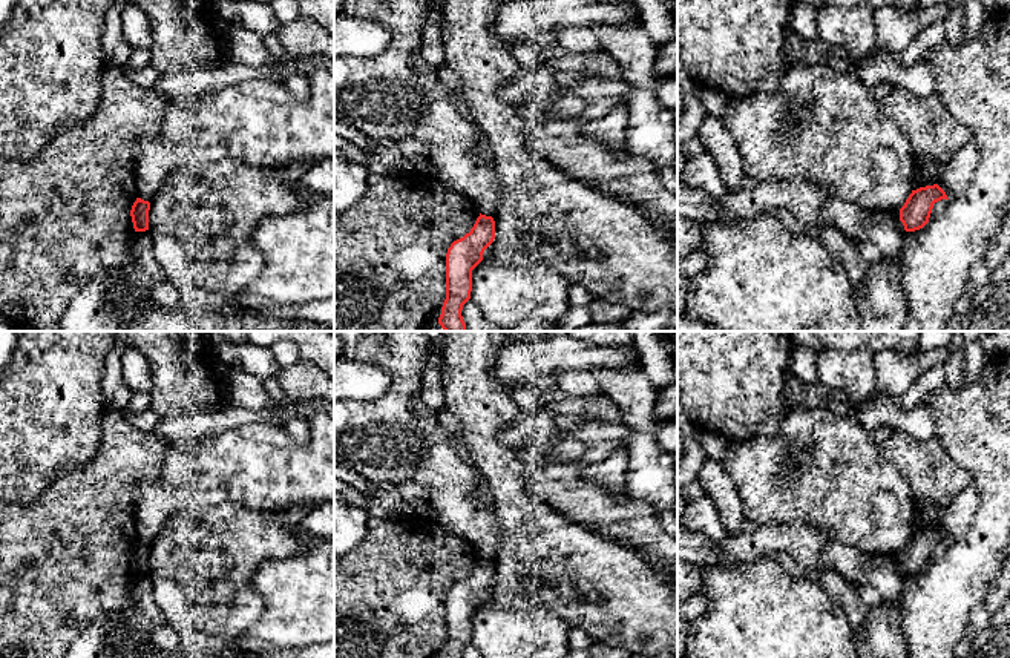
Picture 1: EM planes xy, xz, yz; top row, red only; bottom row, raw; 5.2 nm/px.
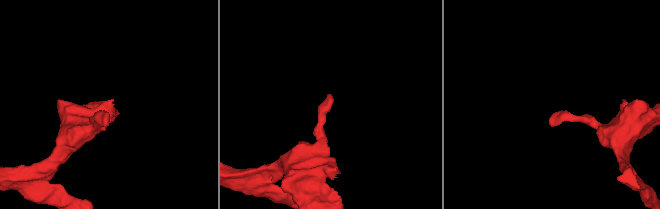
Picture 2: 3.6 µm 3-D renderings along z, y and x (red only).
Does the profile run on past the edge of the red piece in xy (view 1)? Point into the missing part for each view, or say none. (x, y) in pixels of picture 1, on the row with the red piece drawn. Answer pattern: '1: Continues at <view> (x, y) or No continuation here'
1: No continuation here

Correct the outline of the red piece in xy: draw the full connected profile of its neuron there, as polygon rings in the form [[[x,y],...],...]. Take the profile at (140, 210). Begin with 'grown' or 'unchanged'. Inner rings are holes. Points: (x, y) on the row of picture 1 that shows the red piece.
unchanged; [[[136,198],[130,210],[135,232],[149,230],[149,210],[150,210],[150,202],[141,198]]]

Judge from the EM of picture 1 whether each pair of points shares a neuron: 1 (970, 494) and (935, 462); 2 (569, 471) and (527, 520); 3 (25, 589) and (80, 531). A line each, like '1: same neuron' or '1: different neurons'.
1: different neurons
2: different neurons
3: same neuron

